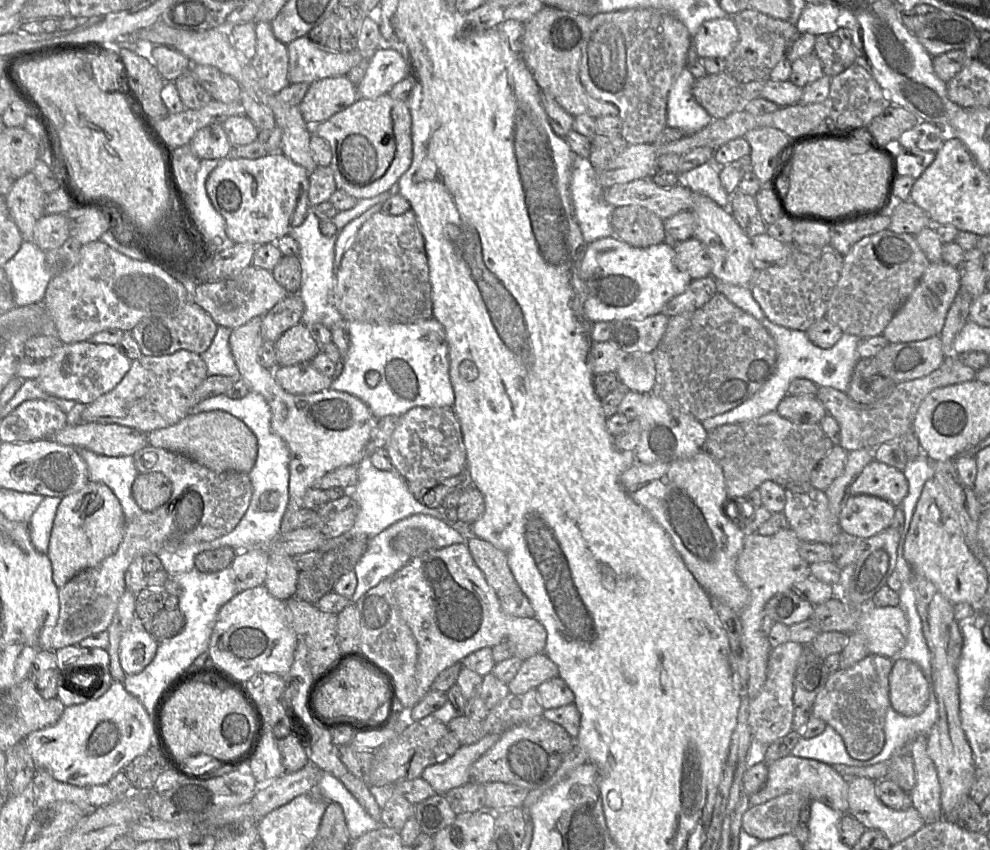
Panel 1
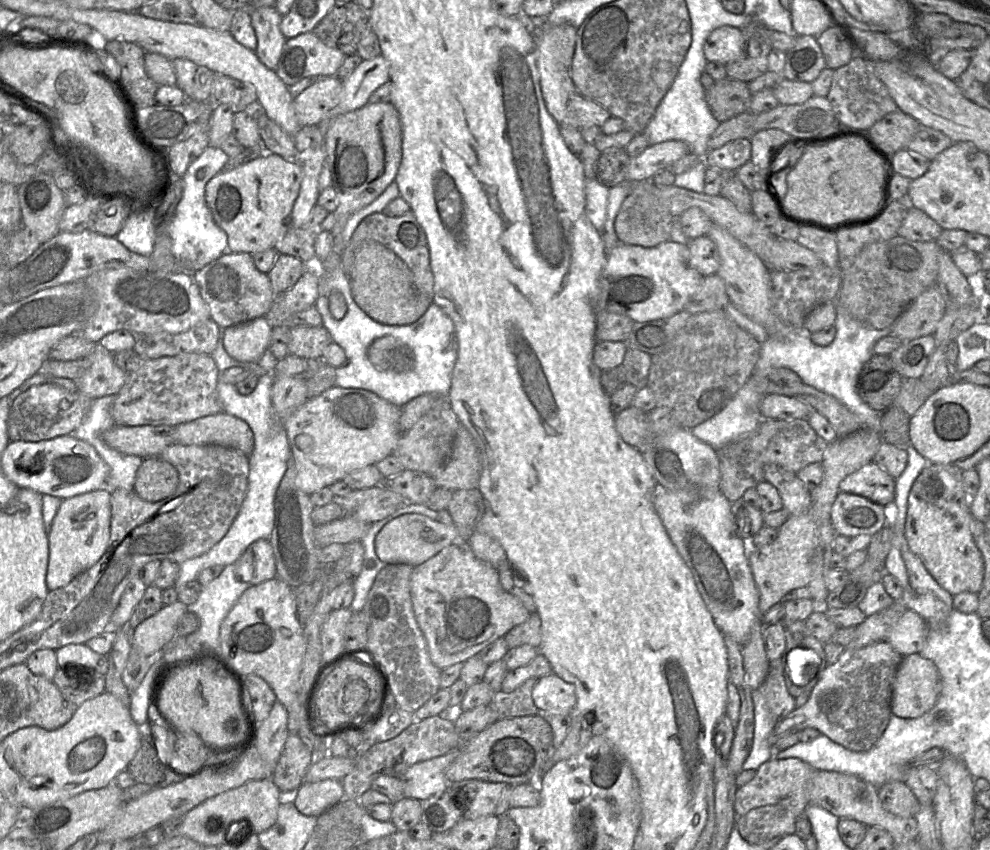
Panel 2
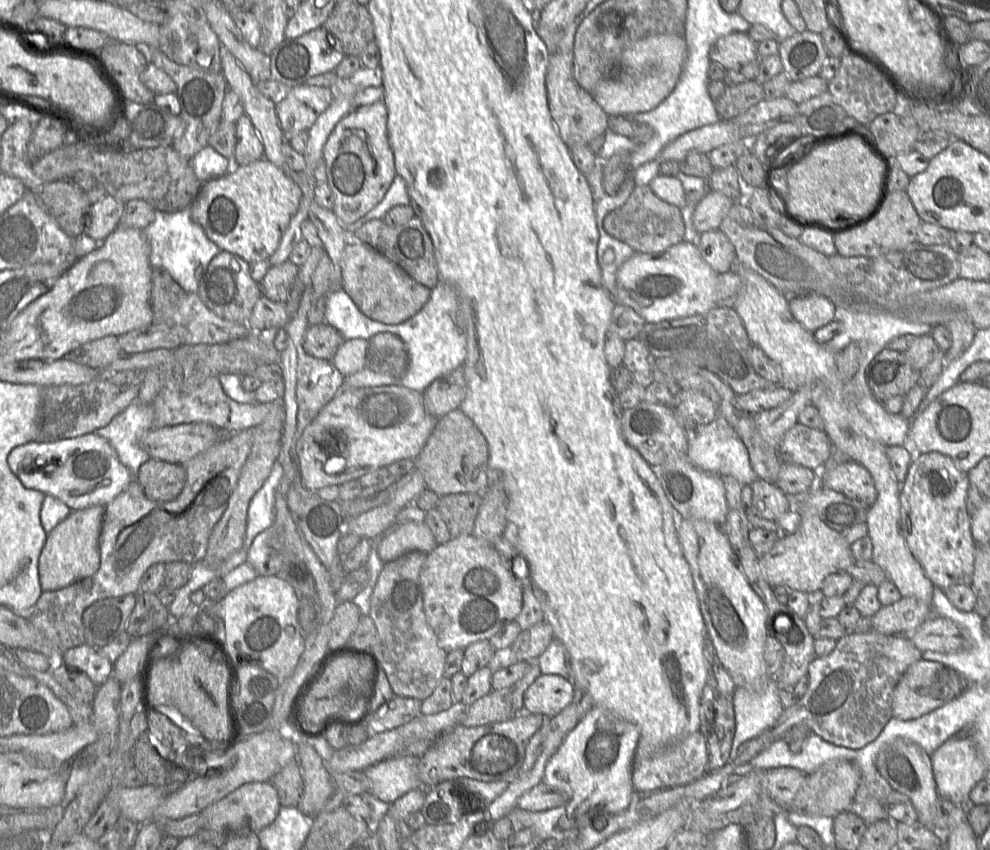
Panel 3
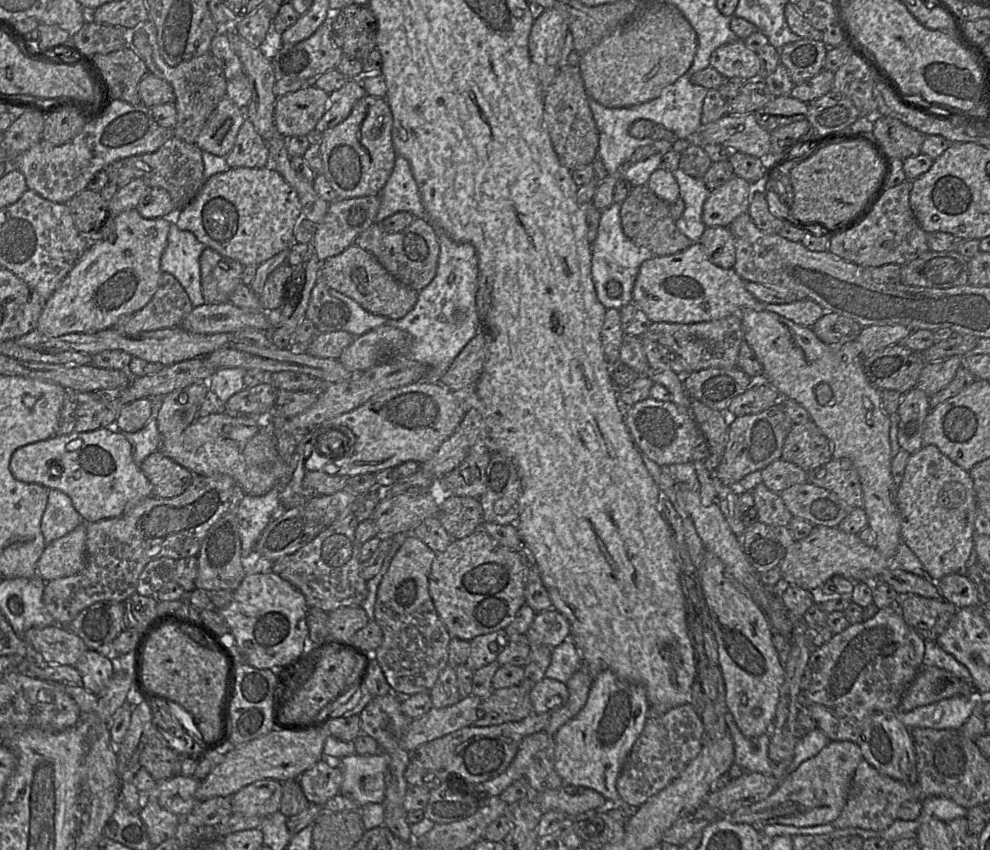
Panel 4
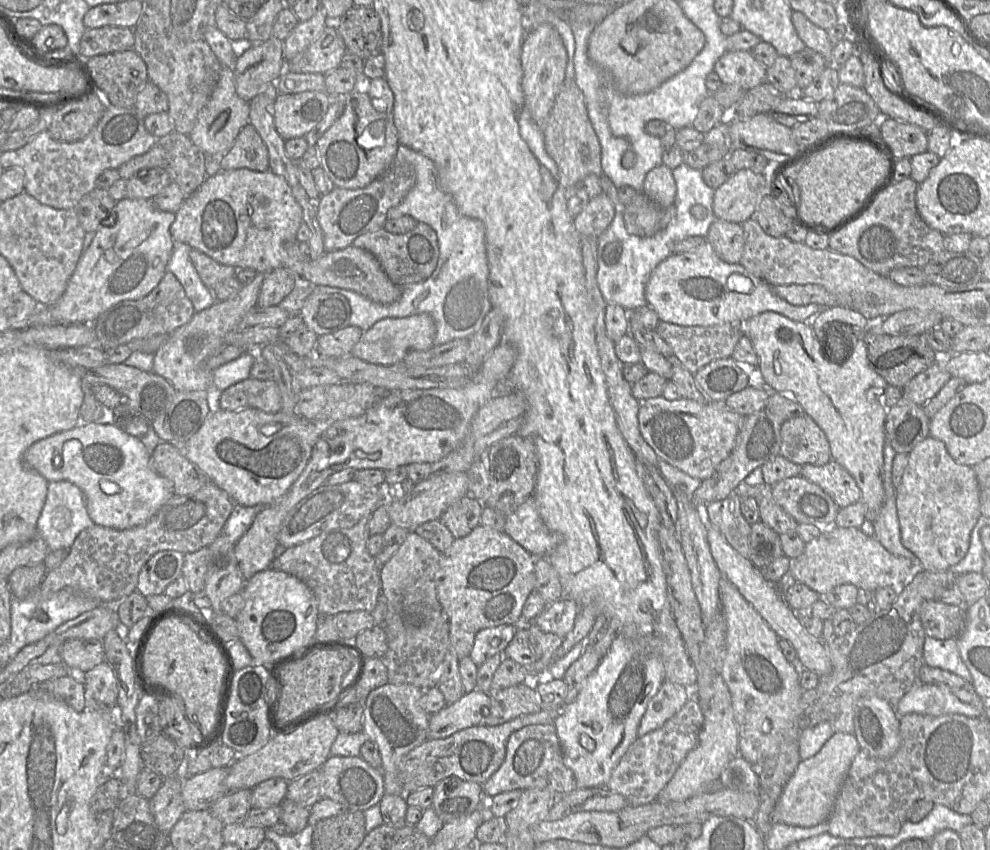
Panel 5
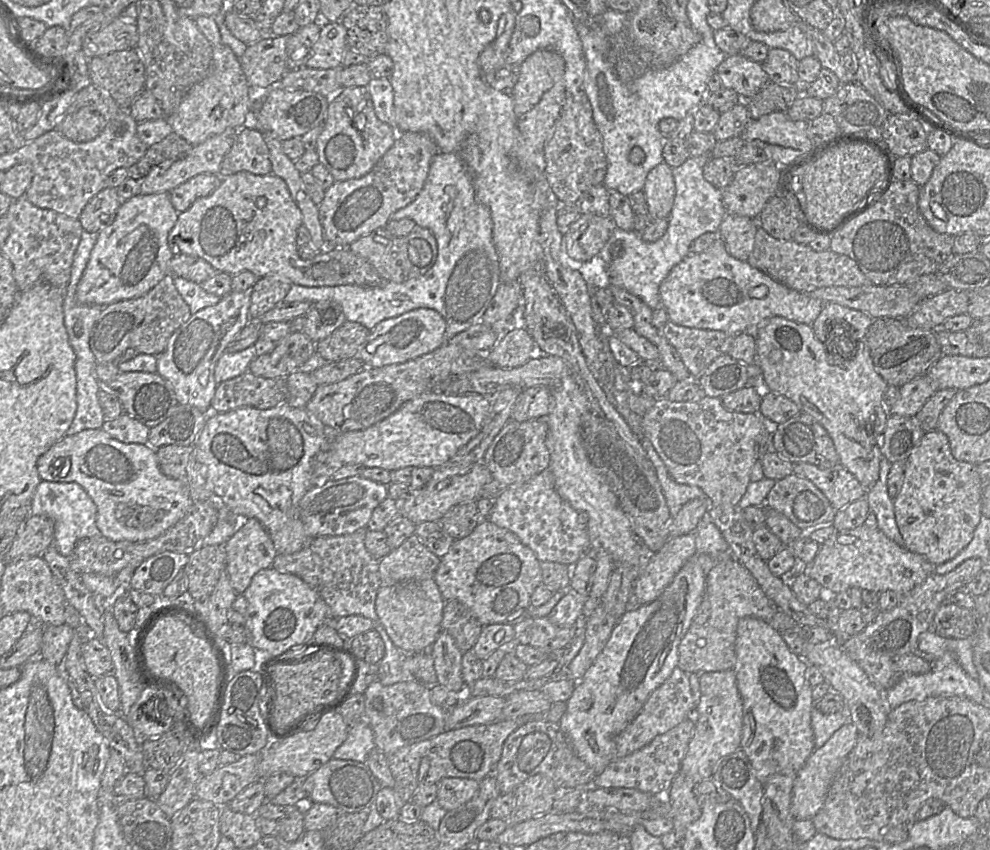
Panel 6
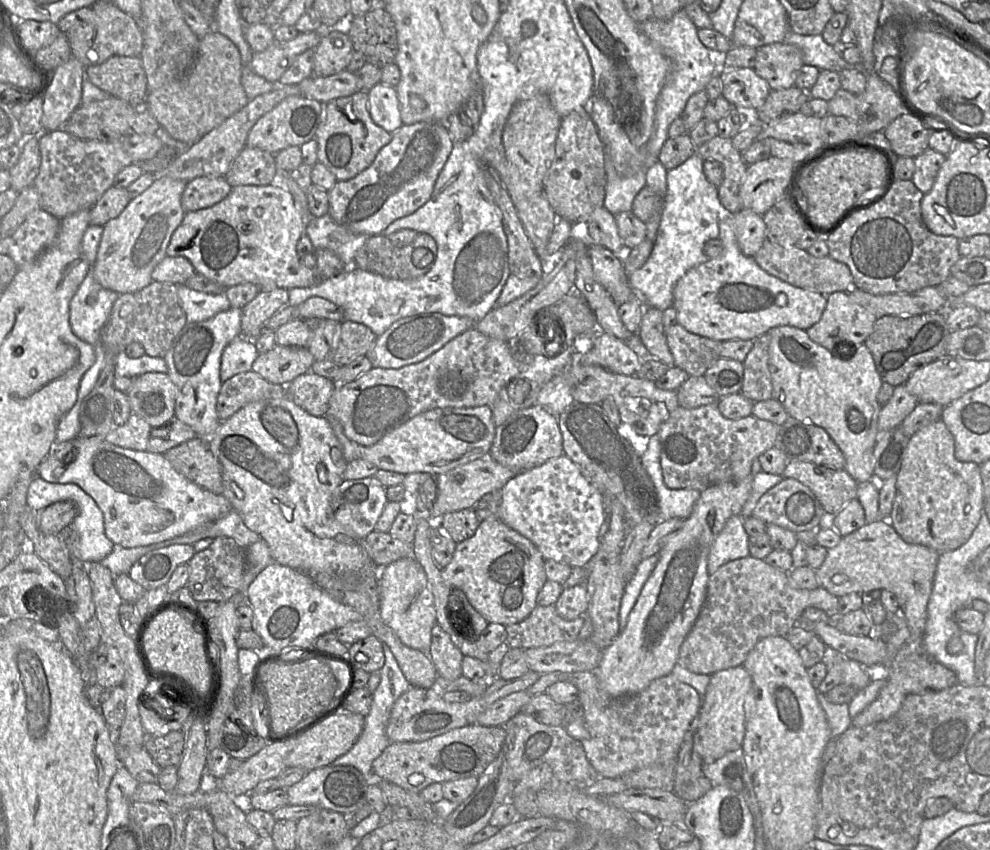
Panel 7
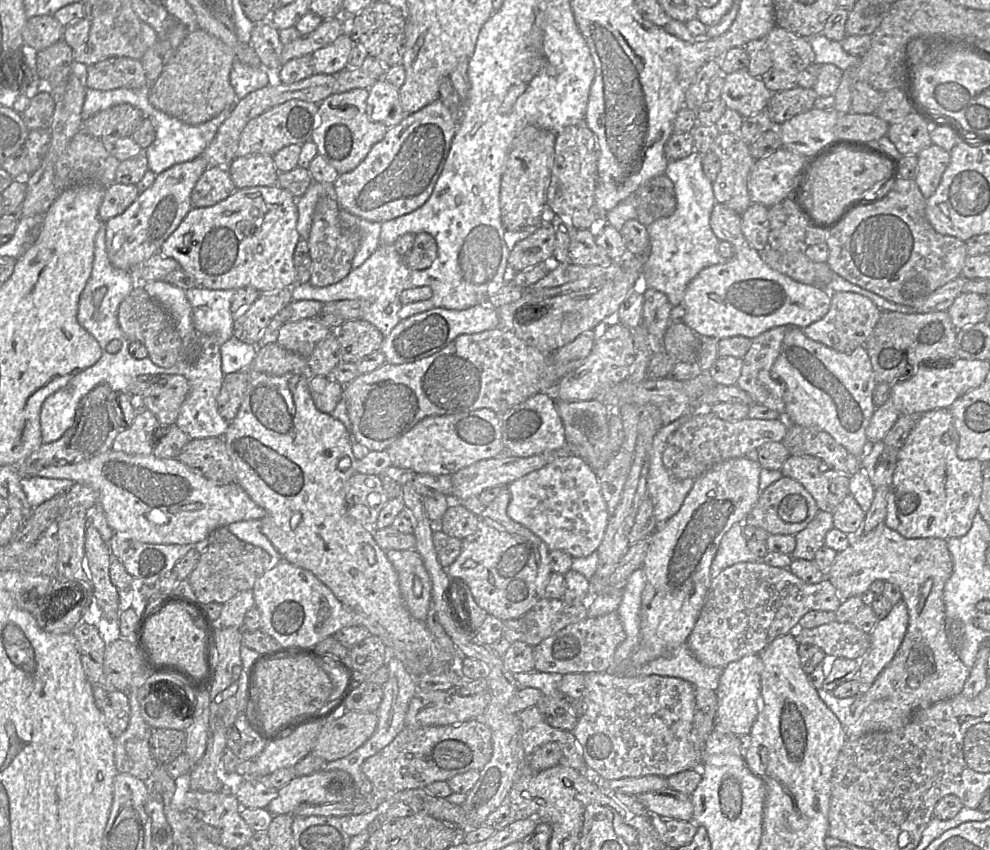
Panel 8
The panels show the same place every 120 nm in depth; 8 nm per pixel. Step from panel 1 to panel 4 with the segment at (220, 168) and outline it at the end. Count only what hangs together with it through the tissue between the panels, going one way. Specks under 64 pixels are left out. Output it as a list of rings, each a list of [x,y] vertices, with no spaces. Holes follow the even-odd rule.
[[[270,166],[231,168],[212,176],[202,187],[195,199],[176,213],[173,222],[180,230],[192,232],[208,248],[246,267],[260,265],[295,243],[295,229],[302,218],[302,205],[295,189]]]

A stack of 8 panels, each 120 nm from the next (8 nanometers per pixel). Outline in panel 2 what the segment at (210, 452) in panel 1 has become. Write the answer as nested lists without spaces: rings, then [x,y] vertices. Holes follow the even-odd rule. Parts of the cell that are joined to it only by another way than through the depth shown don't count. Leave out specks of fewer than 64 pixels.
[[[223,411],[174,427],[173,439],[174,444],[184,446],[224,446],[248,457],[254,449],[254,435],[248,424]]]

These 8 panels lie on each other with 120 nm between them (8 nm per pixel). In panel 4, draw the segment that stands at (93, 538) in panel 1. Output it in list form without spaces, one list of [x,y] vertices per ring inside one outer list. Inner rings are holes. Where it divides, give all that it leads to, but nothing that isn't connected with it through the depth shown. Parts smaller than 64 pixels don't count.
[[[87,524],[47,544],[37,563],[37,574],[45,582],[72,576],[86,566]]]

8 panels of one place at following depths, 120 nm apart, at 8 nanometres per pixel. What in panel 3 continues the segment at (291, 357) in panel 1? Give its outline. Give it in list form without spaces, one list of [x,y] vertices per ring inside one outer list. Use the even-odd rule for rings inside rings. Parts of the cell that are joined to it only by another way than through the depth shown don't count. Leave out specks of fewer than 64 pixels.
[[[326,323],[309,325],[304,336],[303,348],[314,358],[331,361],[344,341],[342,334]]]

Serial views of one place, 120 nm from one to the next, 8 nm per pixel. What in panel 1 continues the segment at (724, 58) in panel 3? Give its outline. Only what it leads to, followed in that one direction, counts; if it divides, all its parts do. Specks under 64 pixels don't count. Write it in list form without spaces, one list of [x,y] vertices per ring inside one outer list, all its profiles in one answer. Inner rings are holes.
[[[732,17],[704,21],[693,36],[697,58],[726,58],[738,41],[738,31]]]

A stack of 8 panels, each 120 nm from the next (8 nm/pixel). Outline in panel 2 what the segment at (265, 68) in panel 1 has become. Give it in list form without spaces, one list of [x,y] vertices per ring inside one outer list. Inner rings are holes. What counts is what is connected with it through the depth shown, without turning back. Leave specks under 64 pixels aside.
[[[274,6],[250,11],[251,25],[257,39],[255,54],[265,67],[273,71],[287,40],[280,31],[282,17]]]

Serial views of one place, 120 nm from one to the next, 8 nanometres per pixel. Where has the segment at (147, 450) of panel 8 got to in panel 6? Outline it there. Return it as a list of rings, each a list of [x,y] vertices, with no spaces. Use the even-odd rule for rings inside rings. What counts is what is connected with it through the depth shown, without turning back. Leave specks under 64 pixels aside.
[[[125,412],[115,419],[105,419],[101,429],[126,444],[148,444],[150,428]]]

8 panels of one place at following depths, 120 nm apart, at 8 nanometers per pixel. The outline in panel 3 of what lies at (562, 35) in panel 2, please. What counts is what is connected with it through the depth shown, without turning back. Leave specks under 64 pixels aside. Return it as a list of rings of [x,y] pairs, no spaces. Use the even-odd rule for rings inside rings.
[[[557,50],[551,53],[545,76],[548,106],[557,131],[569,149],[588,145],[591,140],[608,129],[609,115],[575,80],[575,66],[572,50]]]

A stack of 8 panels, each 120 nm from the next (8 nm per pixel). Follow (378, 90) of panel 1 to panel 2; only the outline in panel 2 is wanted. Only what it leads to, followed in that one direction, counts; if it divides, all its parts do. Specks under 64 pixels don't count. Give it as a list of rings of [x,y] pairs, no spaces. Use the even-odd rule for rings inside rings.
[[[381,54],[373,59],[363,60],[350,76],[342,80],[340,102],[318,125],[324,138],[329,126],[337,117],[367,105],[371,94],[387,82],[389,82],[389,66]]]

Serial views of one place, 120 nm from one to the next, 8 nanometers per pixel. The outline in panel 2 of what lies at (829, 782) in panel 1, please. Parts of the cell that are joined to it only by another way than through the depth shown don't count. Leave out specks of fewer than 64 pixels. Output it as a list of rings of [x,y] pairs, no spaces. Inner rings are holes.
[[[799,758],[769,759],[757,768],[751,781],[737,788],[734,800],[737,817],[753,808],[774,804],[787,807],[798,817],[809,805],[808,783],[814,772],[815,769],[810,764]]]

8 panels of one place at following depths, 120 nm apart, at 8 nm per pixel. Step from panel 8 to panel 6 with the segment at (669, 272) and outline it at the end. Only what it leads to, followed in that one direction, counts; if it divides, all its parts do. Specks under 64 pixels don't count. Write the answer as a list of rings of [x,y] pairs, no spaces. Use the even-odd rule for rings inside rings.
[[[688,157],[680,166],[672,168],[674,202],[668,215],[667,229],[657,241],[645,242],[640,233],[615,227],[599,252],[606,265],[609,285],[625,289],[652,310],[661,306],[661,282],[670,270],[689,254],[692,241],[705,233],[718,233],[720,224],[727,215],[722,202],[722,191],[703,178],[703,162],[704,159]]]

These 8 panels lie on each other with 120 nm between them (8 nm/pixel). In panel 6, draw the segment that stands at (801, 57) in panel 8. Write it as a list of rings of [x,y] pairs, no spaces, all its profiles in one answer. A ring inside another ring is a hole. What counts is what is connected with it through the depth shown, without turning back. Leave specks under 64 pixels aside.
[[[769,49],[762,68],[771,83],[778,85],[795,85],[796,83],[798,60],[787,50]]]

